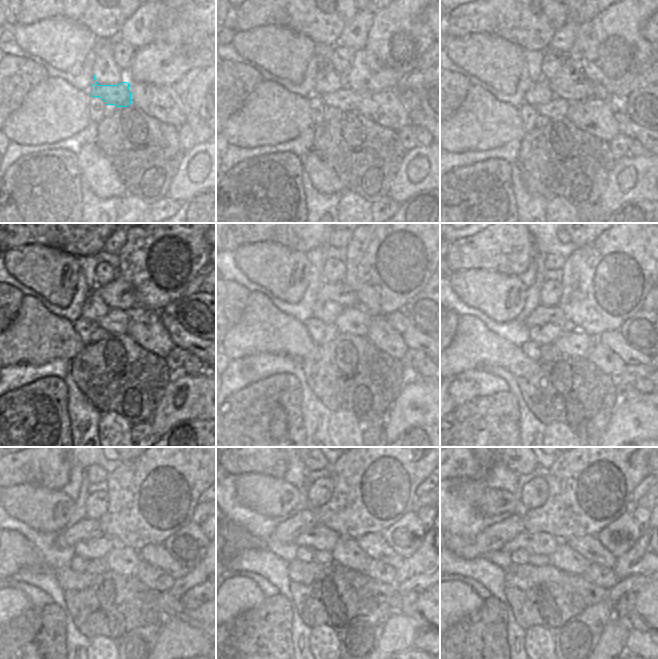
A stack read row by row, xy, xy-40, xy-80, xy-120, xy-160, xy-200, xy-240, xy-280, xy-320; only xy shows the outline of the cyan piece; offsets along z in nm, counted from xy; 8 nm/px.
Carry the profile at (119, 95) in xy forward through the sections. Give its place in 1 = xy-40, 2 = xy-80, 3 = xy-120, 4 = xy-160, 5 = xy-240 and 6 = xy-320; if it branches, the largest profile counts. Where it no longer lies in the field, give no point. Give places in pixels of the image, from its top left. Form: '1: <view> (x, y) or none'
1: xy-40 (343, 99)
2: xy-80 (566, 98)
3: xy-120 (117, 322)
4: xy-160 (351, 320)
5: xy-240 (123, 560)
6: xy-320 (564, 558)

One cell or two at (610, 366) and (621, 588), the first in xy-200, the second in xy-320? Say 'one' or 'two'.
two

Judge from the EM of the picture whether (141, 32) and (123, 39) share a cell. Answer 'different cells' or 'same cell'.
different cells

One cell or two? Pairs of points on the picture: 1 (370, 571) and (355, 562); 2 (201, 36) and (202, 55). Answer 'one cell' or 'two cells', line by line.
1: two cells
2: two cells

